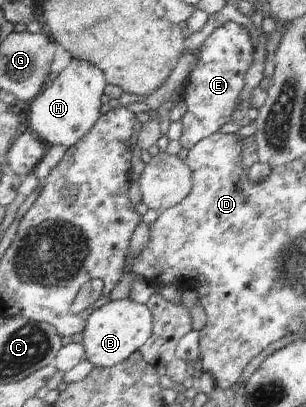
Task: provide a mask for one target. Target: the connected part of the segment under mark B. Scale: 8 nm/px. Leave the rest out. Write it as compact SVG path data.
M128 298L111 300L90 315L83 331L82 344L88 359L95 365L111 368L126 361L153 336L154 319L145 304Z

